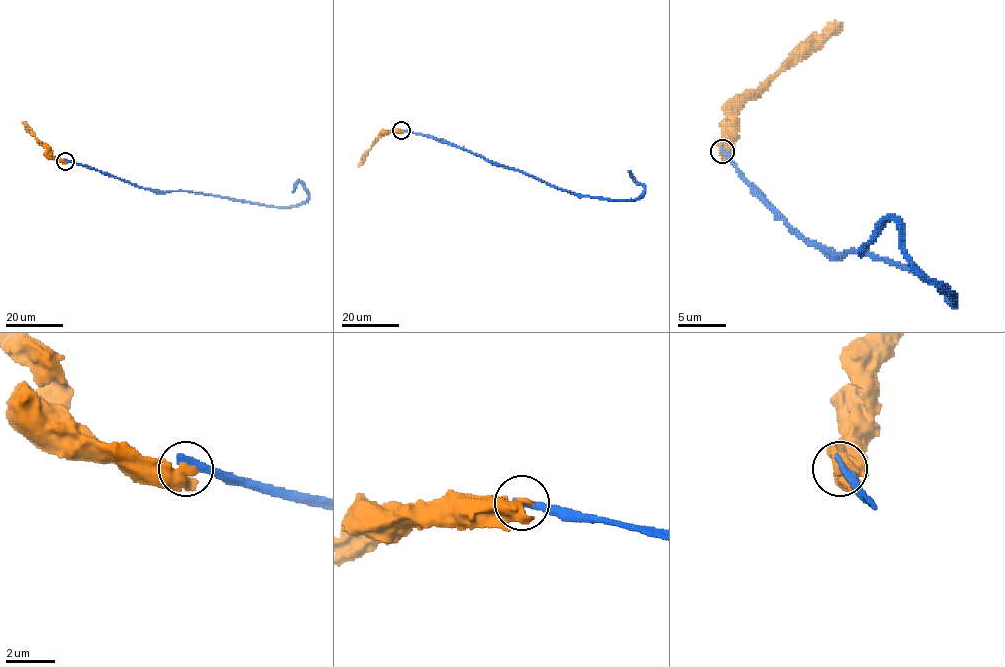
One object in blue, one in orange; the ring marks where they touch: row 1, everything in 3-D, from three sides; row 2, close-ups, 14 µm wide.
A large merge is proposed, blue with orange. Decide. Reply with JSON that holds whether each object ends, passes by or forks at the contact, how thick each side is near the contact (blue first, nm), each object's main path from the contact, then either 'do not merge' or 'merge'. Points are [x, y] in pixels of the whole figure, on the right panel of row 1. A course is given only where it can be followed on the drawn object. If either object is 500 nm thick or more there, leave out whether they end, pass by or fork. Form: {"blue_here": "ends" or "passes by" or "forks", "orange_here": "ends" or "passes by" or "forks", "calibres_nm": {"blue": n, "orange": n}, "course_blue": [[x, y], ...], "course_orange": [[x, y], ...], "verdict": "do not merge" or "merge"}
{"calibres_nm": {"blue": 360, "orange": 650}, "course_blue": [[724, 152], [806, 241], [914, 272], [955, 303], [904, 250], [902, 229], [892, 219], [861, 258]], "course_orange": [[722, 152], [734, 111], [842, 22]], "verdict": "do not merge"}

